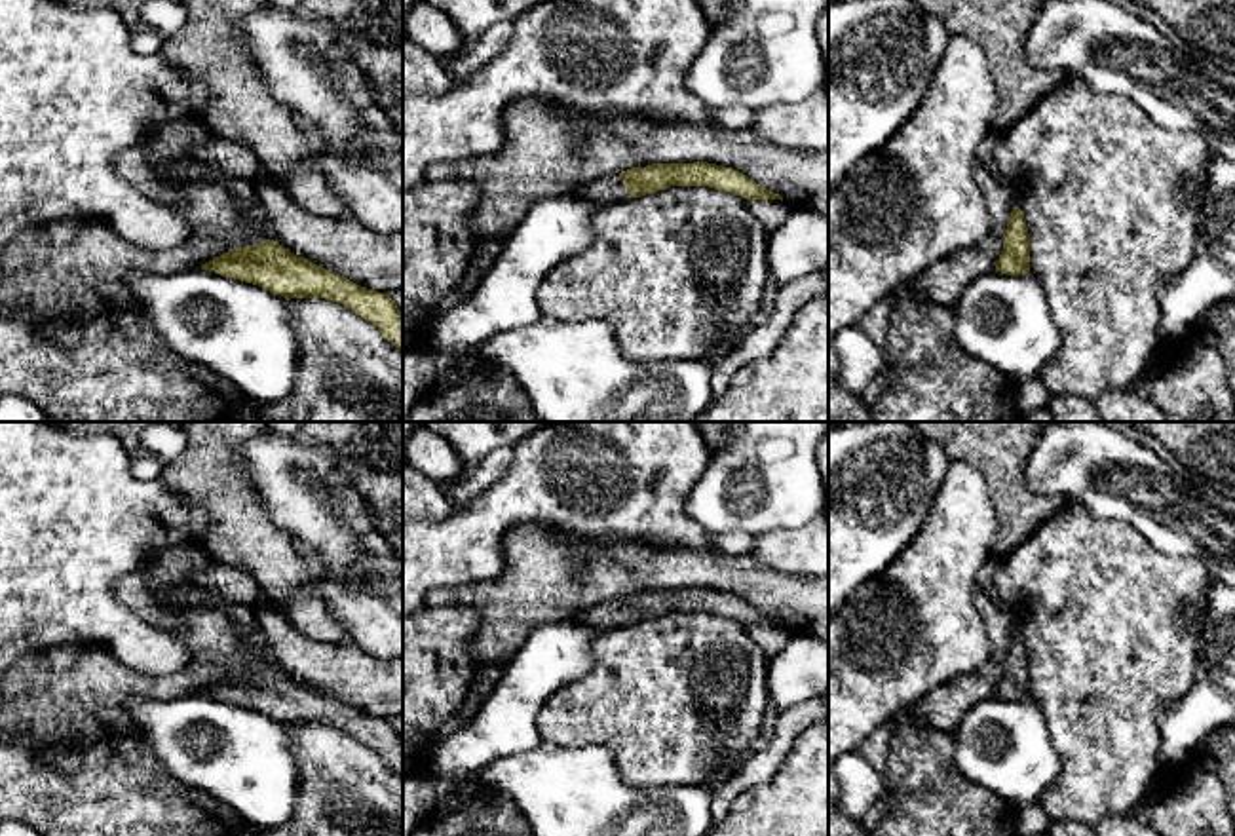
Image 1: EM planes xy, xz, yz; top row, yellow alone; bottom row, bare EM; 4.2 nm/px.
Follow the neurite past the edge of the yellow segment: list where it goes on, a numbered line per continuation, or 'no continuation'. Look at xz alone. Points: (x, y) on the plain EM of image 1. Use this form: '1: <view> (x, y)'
1: xz (608, 614)

